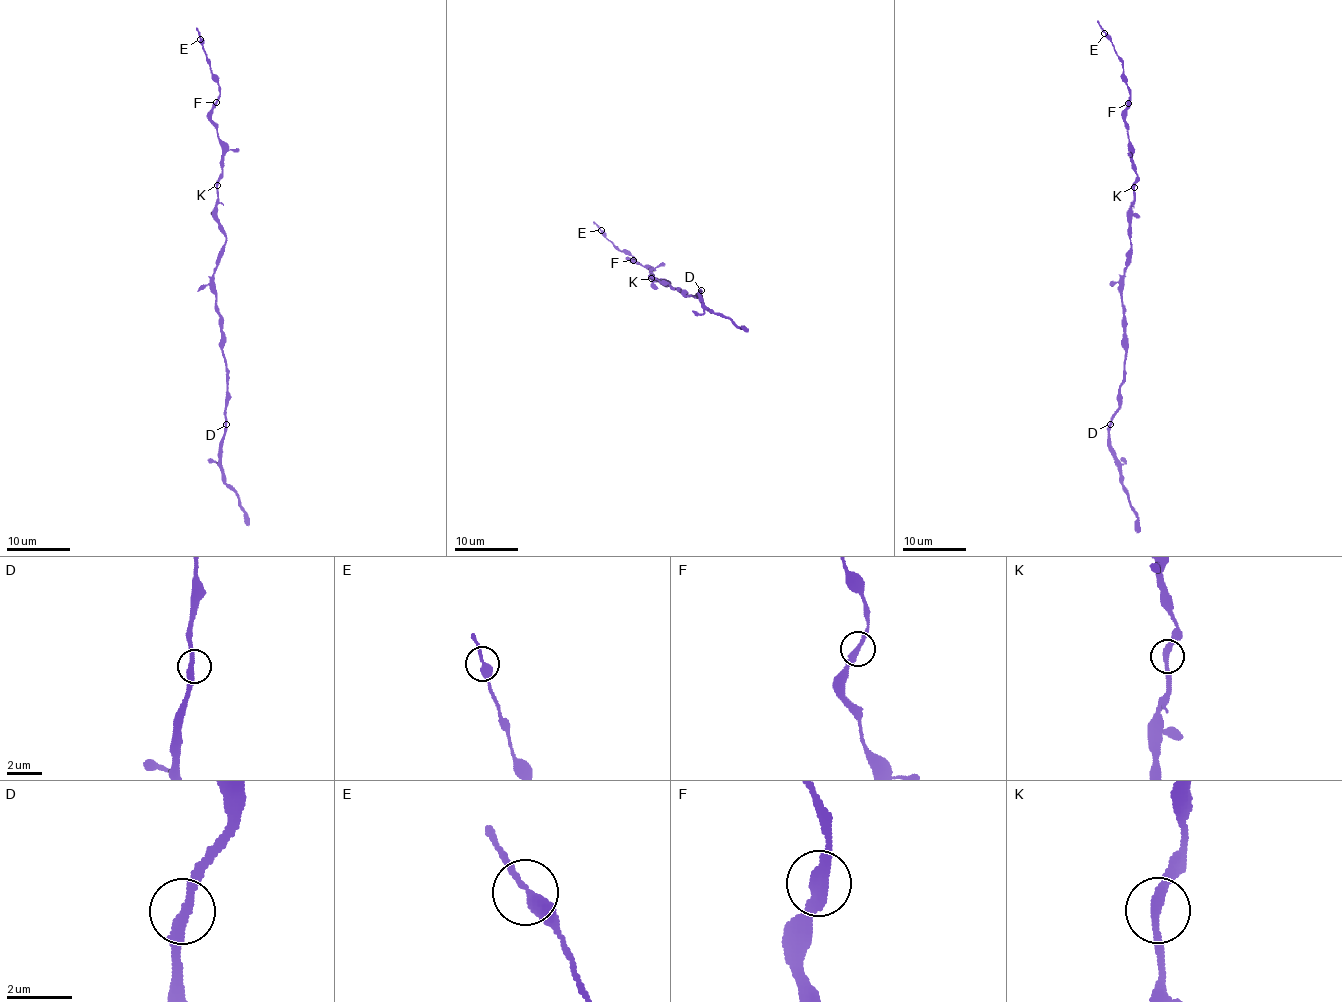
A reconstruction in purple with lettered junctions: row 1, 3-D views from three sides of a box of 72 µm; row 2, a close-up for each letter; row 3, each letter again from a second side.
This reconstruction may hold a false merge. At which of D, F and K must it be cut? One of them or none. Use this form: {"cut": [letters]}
{"cut": []}

